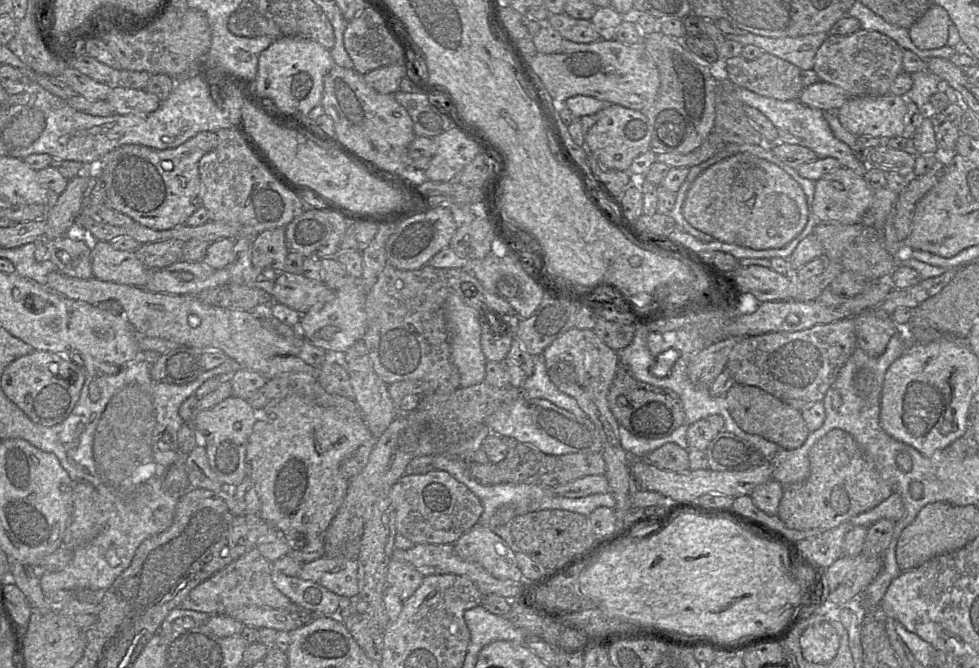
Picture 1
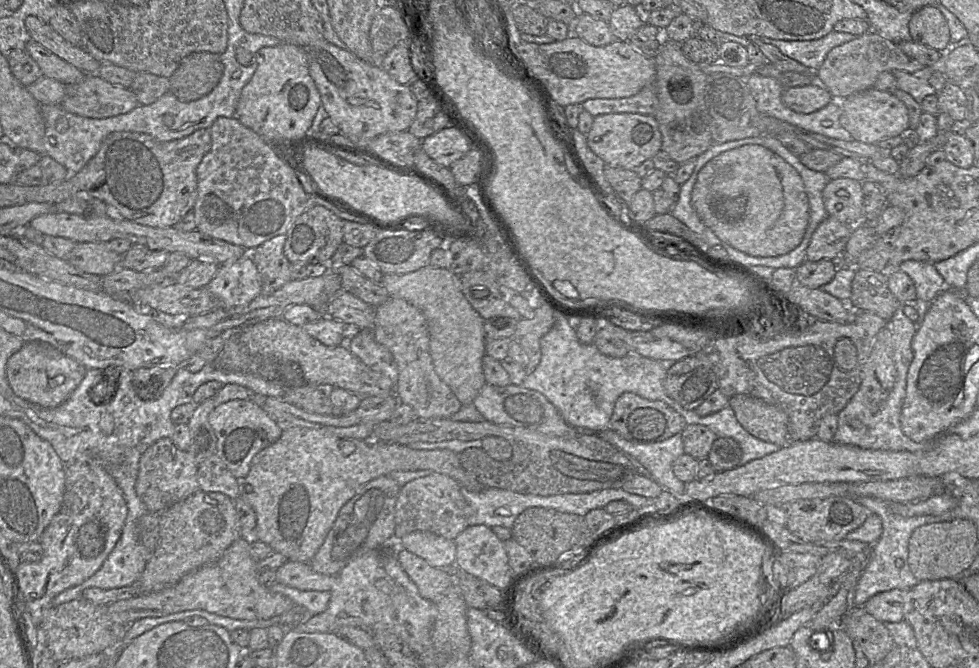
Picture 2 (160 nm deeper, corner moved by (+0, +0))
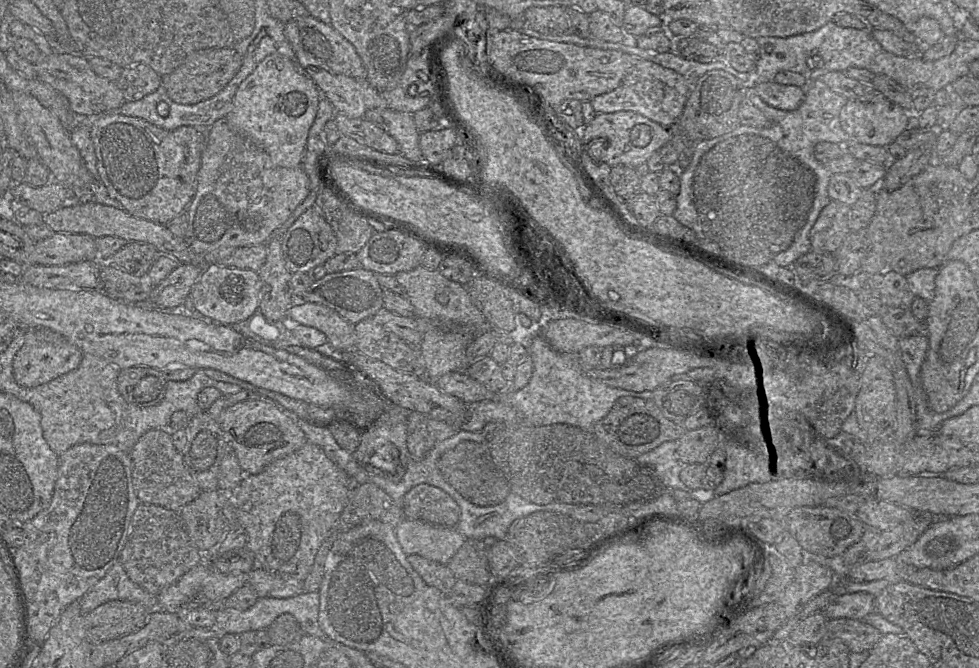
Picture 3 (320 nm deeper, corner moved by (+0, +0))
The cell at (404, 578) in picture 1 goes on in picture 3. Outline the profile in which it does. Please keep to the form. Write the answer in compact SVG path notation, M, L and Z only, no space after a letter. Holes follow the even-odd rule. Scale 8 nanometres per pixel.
M417 554L407 555L407 561L427 585L449 595L456 578L446 564L440 564Z

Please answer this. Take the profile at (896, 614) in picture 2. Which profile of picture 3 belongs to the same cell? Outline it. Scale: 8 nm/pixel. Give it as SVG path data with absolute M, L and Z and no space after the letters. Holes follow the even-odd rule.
M844 593L836 596L824 610L828 619L850 618L863 620L866 615L875 611L875 597L869 593Z

